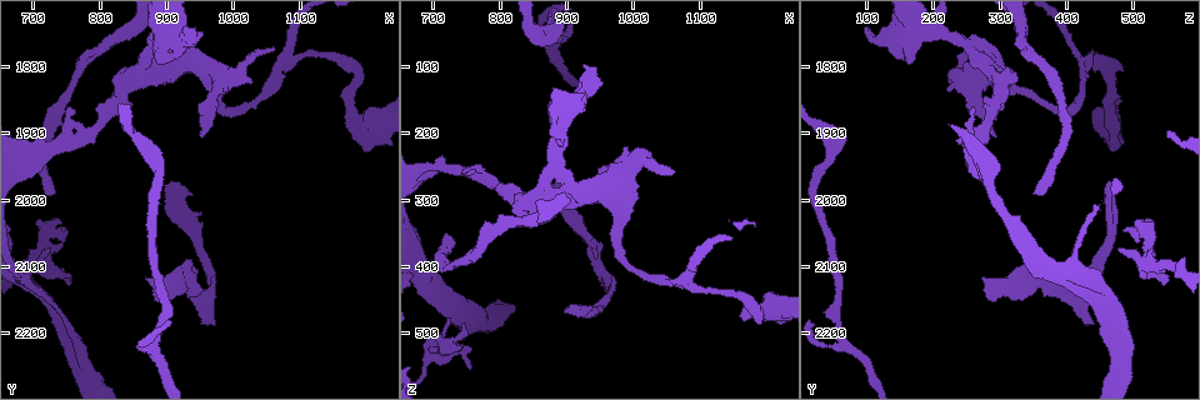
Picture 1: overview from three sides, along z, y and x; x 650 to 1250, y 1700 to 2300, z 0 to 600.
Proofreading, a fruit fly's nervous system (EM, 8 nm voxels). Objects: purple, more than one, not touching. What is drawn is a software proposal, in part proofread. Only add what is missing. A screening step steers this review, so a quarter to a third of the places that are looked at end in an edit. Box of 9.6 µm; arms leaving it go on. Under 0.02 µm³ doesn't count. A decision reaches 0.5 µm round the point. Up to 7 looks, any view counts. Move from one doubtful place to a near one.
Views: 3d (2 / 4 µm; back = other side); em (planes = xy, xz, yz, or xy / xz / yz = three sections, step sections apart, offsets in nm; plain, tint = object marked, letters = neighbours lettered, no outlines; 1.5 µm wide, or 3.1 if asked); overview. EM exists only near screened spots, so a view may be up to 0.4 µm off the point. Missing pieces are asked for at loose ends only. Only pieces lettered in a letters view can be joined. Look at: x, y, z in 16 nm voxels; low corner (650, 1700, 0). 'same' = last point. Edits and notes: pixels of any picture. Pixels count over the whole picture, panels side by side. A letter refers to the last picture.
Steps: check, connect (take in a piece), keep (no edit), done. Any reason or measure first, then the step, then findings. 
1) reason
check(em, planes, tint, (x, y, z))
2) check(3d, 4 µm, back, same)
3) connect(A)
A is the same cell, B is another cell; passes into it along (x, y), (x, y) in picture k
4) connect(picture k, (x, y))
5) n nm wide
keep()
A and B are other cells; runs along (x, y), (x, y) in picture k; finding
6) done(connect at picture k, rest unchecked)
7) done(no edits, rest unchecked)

branch stops here
check(3d, 4 µm, (965, 2185, 440))

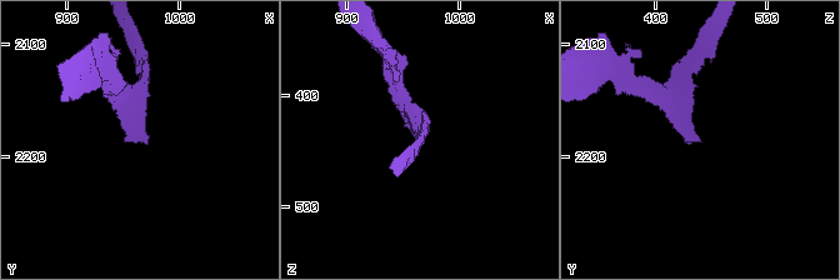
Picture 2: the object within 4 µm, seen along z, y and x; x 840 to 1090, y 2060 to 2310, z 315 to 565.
check(em, planes, letters, (960, 2186, 438))

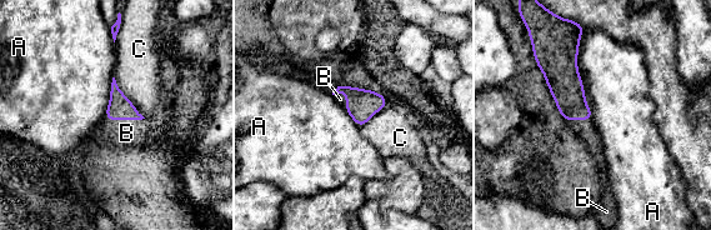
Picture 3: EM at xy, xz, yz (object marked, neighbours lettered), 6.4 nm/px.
connect(B)
B is the same cell, A and C are other cells; passes into it along (120, 108), (124, 119), (126, 133) in picture 3; it goes on there

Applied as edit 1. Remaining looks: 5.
end of a long branch
check(3d, 2 µm, (720, 1995, 350))

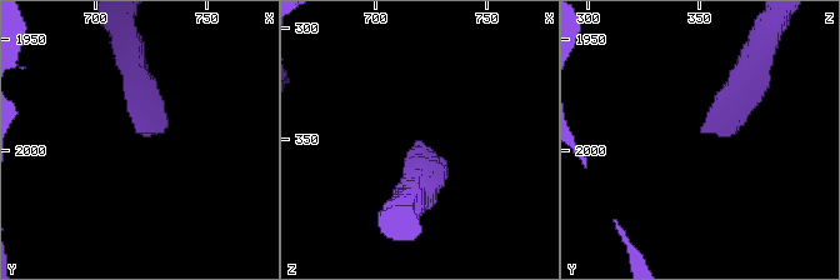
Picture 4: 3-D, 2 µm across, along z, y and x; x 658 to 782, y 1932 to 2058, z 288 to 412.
shape alone is not enough
check(em, xz, step 4, tint, (721, 1993, 352))

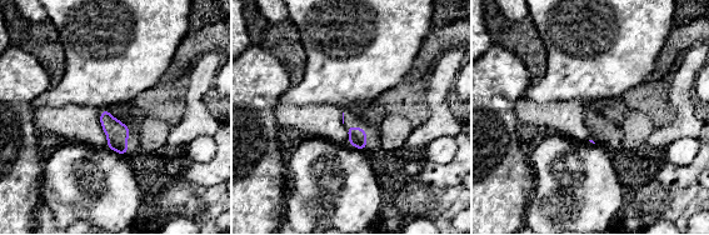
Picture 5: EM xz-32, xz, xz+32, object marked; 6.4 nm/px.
check(em, planes, letters, same)

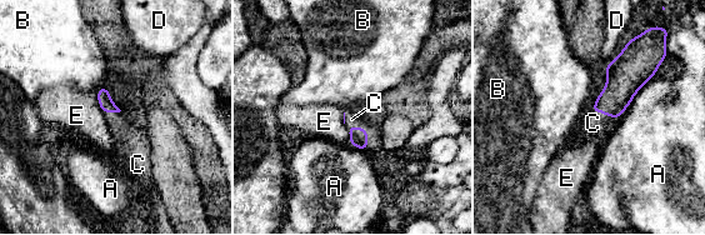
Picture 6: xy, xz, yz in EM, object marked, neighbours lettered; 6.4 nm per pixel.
connect(C)
C is the same cell, A, B, D and E are other cells; passes into it along (624, 80), (605, 114), (593, 123) in picture 6; the neuron continues

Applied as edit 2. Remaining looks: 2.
done(connect at picture 3, connect at picture 6, rest unchecked)

